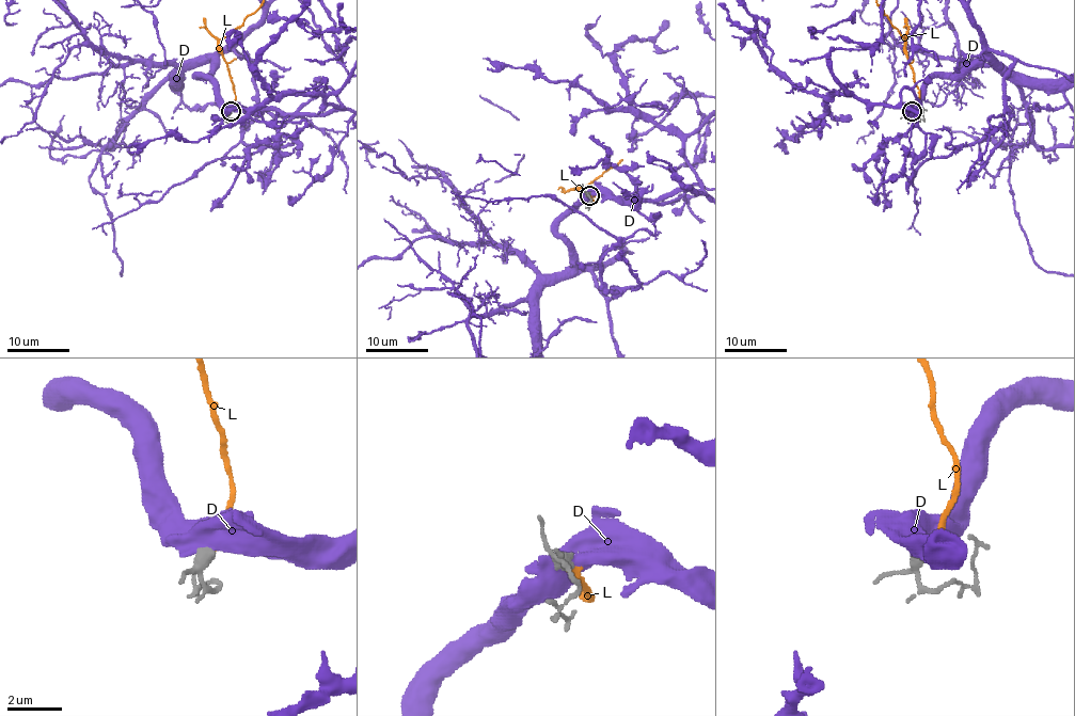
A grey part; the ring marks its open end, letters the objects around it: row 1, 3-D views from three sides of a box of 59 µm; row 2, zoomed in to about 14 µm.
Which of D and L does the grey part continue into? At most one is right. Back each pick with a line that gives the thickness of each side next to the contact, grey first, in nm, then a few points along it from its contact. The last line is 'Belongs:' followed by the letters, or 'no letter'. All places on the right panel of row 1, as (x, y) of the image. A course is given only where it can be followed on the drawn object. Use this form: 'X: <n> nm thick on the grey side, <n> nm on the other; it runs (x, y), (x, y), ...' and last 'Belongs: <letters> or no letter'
L: 340 nm thick on the grey side, 280 nm on the other
Belongs: L

